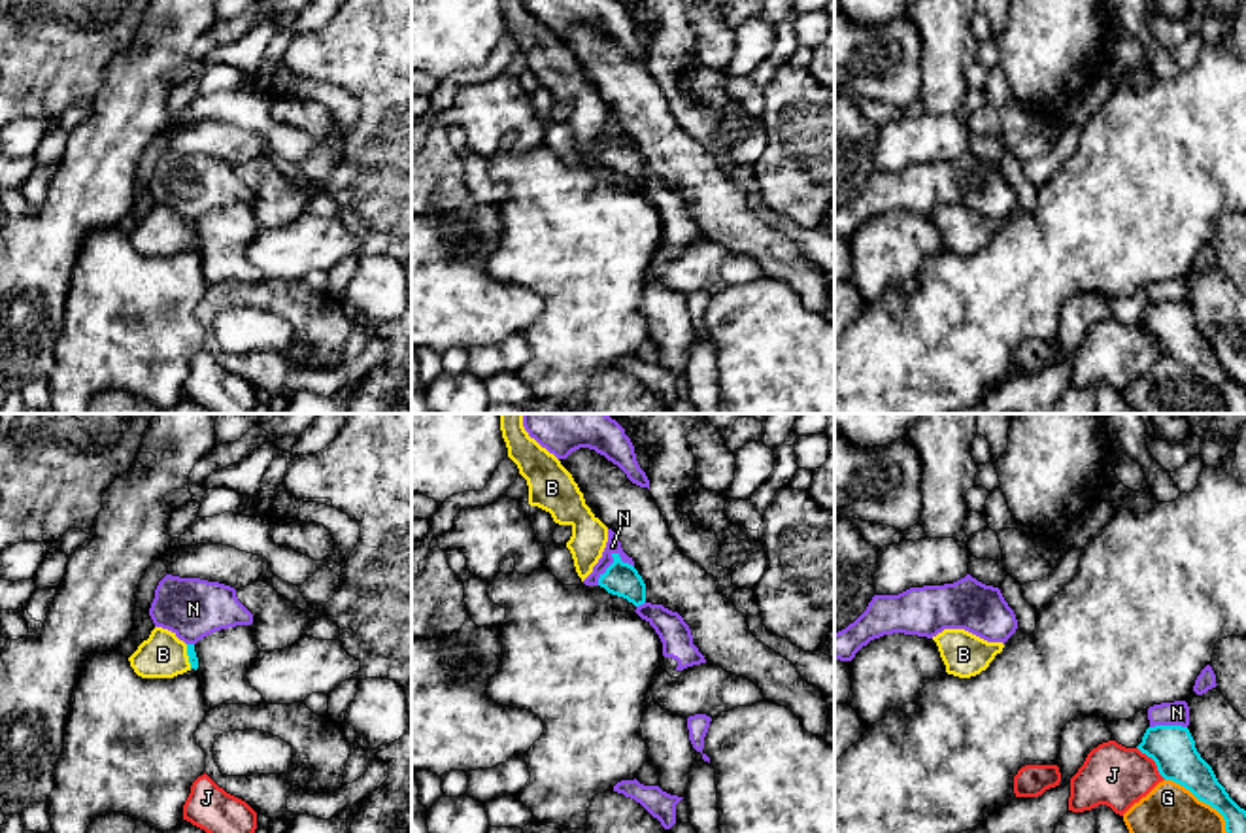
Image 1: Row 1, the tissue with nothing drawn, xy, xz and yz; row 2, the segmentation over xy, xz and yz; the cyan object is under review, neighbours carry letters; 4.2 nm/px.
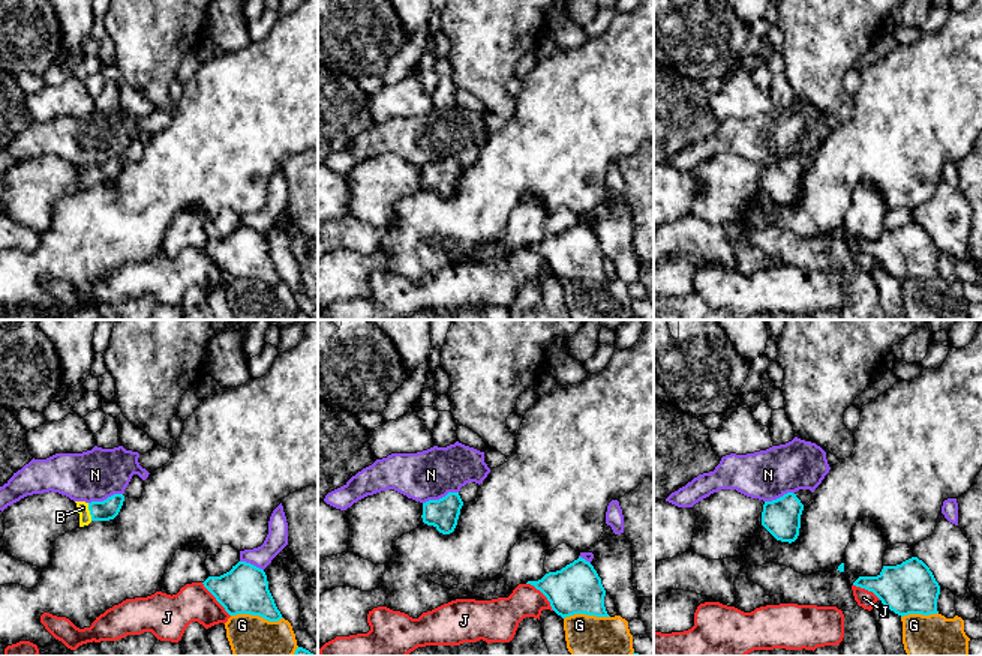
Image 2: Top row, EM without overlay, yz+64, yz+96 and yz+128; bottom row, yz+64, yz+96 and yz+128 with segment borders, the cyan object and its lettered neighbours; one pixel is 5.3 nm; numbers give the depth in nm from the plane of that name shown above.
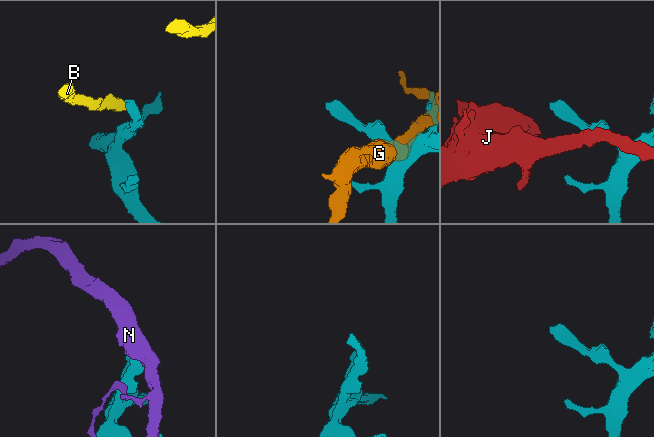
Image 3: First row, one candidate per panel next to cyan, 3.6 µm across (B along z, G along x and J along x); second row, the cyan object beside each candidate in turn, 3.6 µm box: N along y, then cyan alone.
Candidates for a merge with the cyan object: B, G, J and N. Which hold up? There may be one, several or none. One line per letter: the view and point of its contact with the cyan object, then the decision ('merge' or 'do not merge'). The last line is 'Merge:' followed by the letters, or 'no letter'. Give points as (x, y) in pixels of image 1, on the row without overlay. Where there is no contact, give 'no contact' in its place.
B: xy (187, 231) | merge
G: yz (1203, 378) | do not merge
J: yz (1154, 337) | do not merge
N: xz (614, 136) | do not merge
Merge: B

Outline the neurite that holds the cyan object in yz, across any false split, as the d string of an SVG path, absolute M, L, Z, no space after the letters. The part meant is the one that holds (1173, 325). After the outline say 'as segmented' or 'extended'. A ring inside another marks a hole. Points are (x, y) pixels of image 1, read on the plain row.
M1148 304L1137 325L1155 338L1165 357L1184 363L1199 378L1216 385L1225 397L1227 414L1246 414L1246 387L1218 359L1212 344L1197 329L1187 304Z; as segmented

